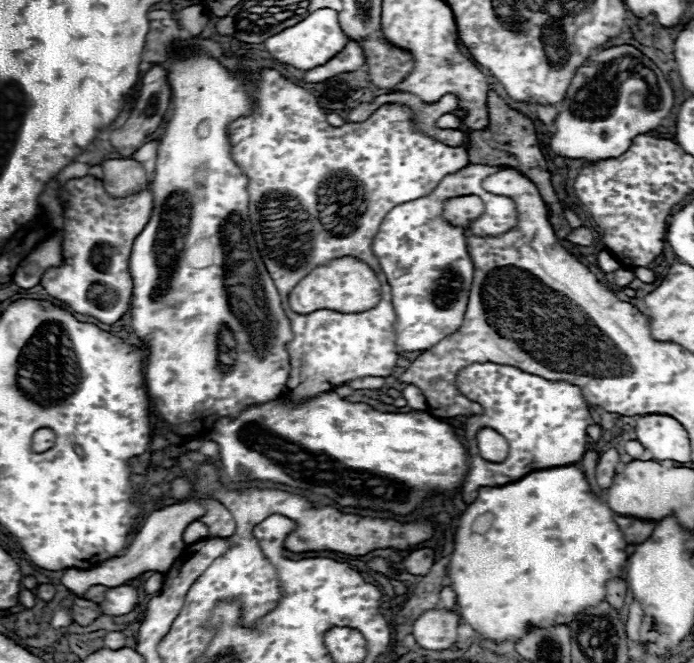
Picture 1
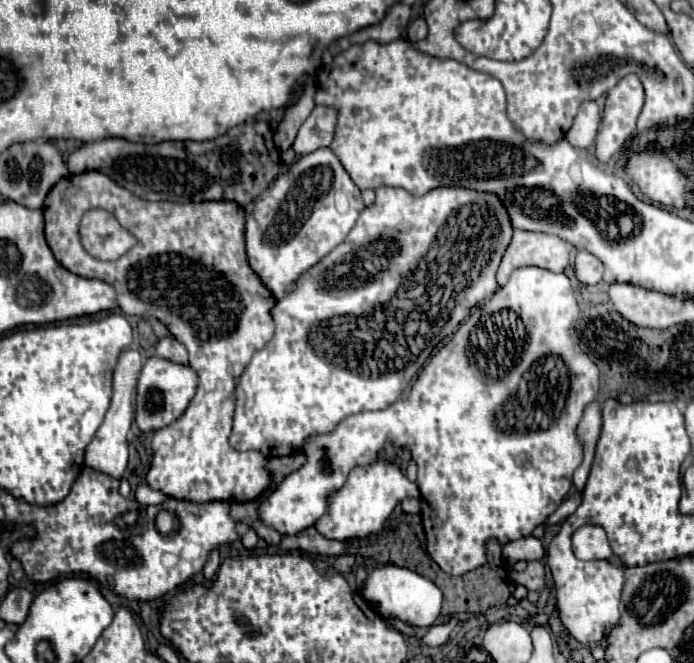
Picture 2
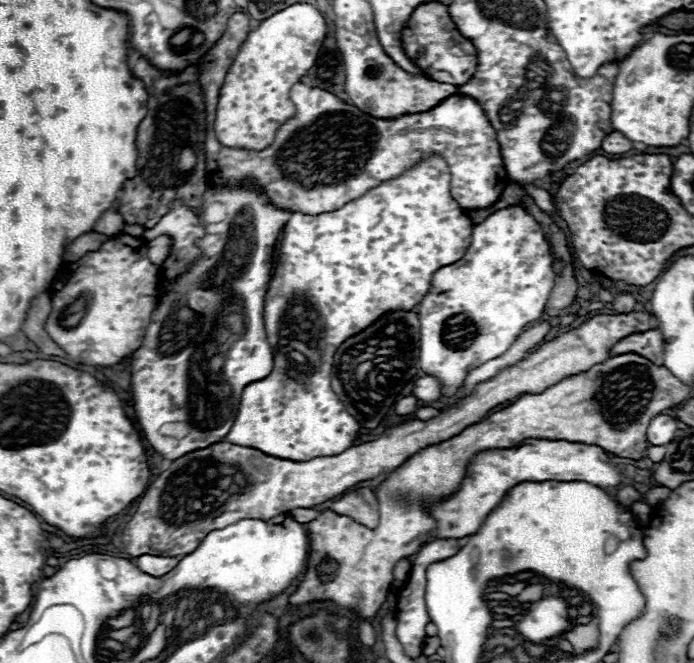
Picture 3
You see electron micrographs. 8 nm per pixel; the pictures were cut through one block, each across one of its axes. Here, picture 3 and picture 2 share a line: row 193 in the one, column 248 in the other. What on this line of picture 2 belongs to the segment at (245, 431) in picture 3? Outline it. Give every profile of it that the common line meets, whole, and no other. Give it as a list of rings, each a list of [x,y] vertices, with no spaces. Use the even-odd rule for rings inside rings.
[[[440,186],[424,196],[412,196],[404,188],[376,188],[374,204],[362,210],[346,240],[336,246],[328,258],[324,256],[302,274],[296,282],[296,290],[276,302],[272,310],[276,334],[266,348],[254,354],[236,386],[236,412],[230,434],[232,448],[260,450],[268,458],[290,456],[302,452],[310,436],[332,432],[344,418],[364,410],[384,410],[394,404],[420,372],[432,350],[458,328],[470,308],[496,292],[496,270],[512,234],[514,226],[508,218],[508,210],[504,210],[496,194]],[[420,260],[428,264],[428,278],[438,282],[438,298],[434,296],[432,314],[426,312],[424,320],[414,318],[414,324],[410,320],[406,328],[402,328],[406,322],[402,312],[400,322],[392,322],[392,326],[388,322],[368,326],[370,318],[390,308],[398,286]]]

